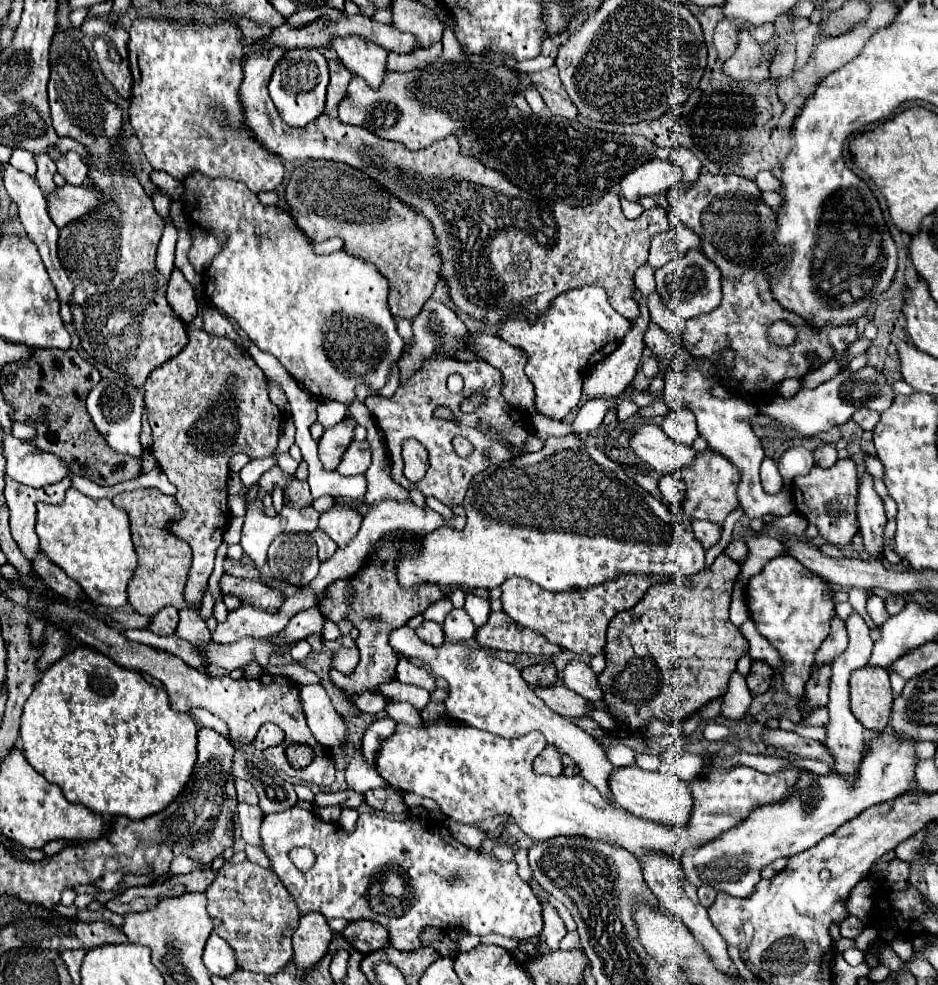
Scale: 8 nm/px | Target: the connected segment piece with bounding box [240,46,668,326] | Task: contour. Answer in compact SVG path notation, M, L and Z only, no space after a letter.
M274 46L268 50L252 50L252 54L248 54L246 58L240 98L244 104L248 128L256 134L262 146L268 146L268 150L274 150L274 154L280 154L288 162L336 160L350 164L358 170L364 170L364 174L376 178L396 198L418 208L432 222L436 238L440 238L440 258L444 258L444 274L440 276L446 278L454 304L468 316L474 316L490 326L498 326L500 320L506 320L508 316L520 312L540 316L544 310L548 310L546 306L552 302L552 298L566 290L588 284L596 284L608 290L608 302L612 304L612 308L630 322L640 314L638 304L632 298L636 290L634 272L646 262L652 236L668 230L668 214L664 208L650 208L644 210L638 220L628 220L620 210L620 196L616 192L608 192L598 202L582 208L546 202L540 204L536 198L508 182L496 170L488 170L474 158L464 156L454 136L448 136L428 148L412 152L406 150L404 144L382 140L366 128L342 124L338 118L330 118L326 114L320 114L306 128L292 128L282 122L274 102L268 96L268 78L272 76L272 66L276 66L282 54L284 48Z

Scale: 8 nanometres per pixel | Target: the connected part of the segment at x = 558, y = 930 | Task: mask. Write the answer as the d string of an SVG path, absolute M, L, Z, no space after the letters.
M544 900L542 908L544 908L544 932L542 932L542 938L548 942L548 946L552 950L558 950L560 940L566 936L566 926L564 926L562 918L558 916L558 910L552 904L548 904Z

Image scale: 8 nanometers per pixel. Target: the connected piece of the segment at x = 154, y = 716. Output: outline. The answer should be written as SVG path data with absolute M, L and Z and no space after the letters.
M84 644L76 646L64 658L60 658L48 670L44 670L44 676L38 680L30 698L24 704L24 714L22 714L22 724L20 724L20 740L22 740L22 750L24 750L24 756L26 756L28 764L38 774L42 774L48 782L58 784L68 802L80 802L80 804L88 806L90 810L94 810L98 814L126 816L126 818L132 818L132 820L142 820L146 816L162 812L184 790L184 786L188 784L188 780L192 776L194 764L196 764L196 732L198 732L198 726L196 726L196 722L192 720L190 714L174 712L168 706L168 694L166 694L164 688L150 686L140 676L140 672L122 668L116 662L112 662L108 656L104 656L104 654L92 650L90 646L84 646Z

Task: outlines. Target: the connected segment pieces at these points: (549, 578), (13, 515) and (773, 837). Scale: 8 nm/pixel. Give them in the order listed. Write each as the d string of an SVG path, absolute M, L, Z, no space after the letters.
M568 434L564 438L548 438L548 442L544 444L544 448L540 452L534 454L524 454L522 458L516 460L508 460L502 466L490 466L488 470L482 470L480 474L476 474L476 478L472 480L472 486L466 492L464 498L464 510L466 510L466 528L462 532L456 532L452 528L444 528L444 530L434 530L432 534L426 534L424 538L420 538L422 542L422 550L414 552L412 556L406 556L402 560L398 560L398 580L402 586L418 586L424 582L432 582L432 584L440 584L440 586L452 586L452 588L494 588L500 586L504 580L512 578L512 576L522 576L528 578L532 582L536 582L538 586L550 590L550 592L566 592L566 590L578 590L578 588L588 588L606 580L616 578L622 572L628 574L668 574L668 576L676 576L676 574L696 574L700 570L704 570L704 558L706 552L702 548L702 544L696 540L694 532L692 532L692 520L684 514L674 514L668 506L664 506L660 500L656 500L650 492L646 492L644 488L640 488L632 476L626 474L626 470L618 464L612 462L606 454L602 454L596 448L588 448L584 446L578 436Z
M8 474L6 480L6 504L10 508L10 530L16 540L20 552L32 564L40 554L38 536L35 532L36 502L60 504L64 500L64 492L70 488L70 478L64 478L56 484L48 484L44 488L30 488L20 482L14 482Z
M886 730L884 734L874 734L872 738L874 746L872 752L862 760L860 772L854 778L854 782L842 780L840 774L814 774L814 772L806 772L800 774L800 782L796 782L790 790L790 794L786 798L782 798L776 804L766 804L760 806L756 810L752 810L748 814L748 818L744 818L740 824L736 824L734 828L726 830L724 834L720 834L718 838L714 838L712 842L700 846L698 850L684 854L682 856L682 866L686 870L688 880L694 886L712 886L720 892L728 892L732 896L740 896L746 898L748 894L754 892L756 884L760 882L760 872L764 866L768 866L770 862L774 862L776 858L782 856L794 856L798 852L804 852L812 846L816 846L816 842L820 842L820 838L836 832L844 822L856 818L860 812L864 812L866 808L874 806L874 804L882 804L888 800L898 798L900 794L904 794L908 790L908 784L914 780L914 768L916 768L916 756L914 756L914 742L908 740L898 740L892 730Z

